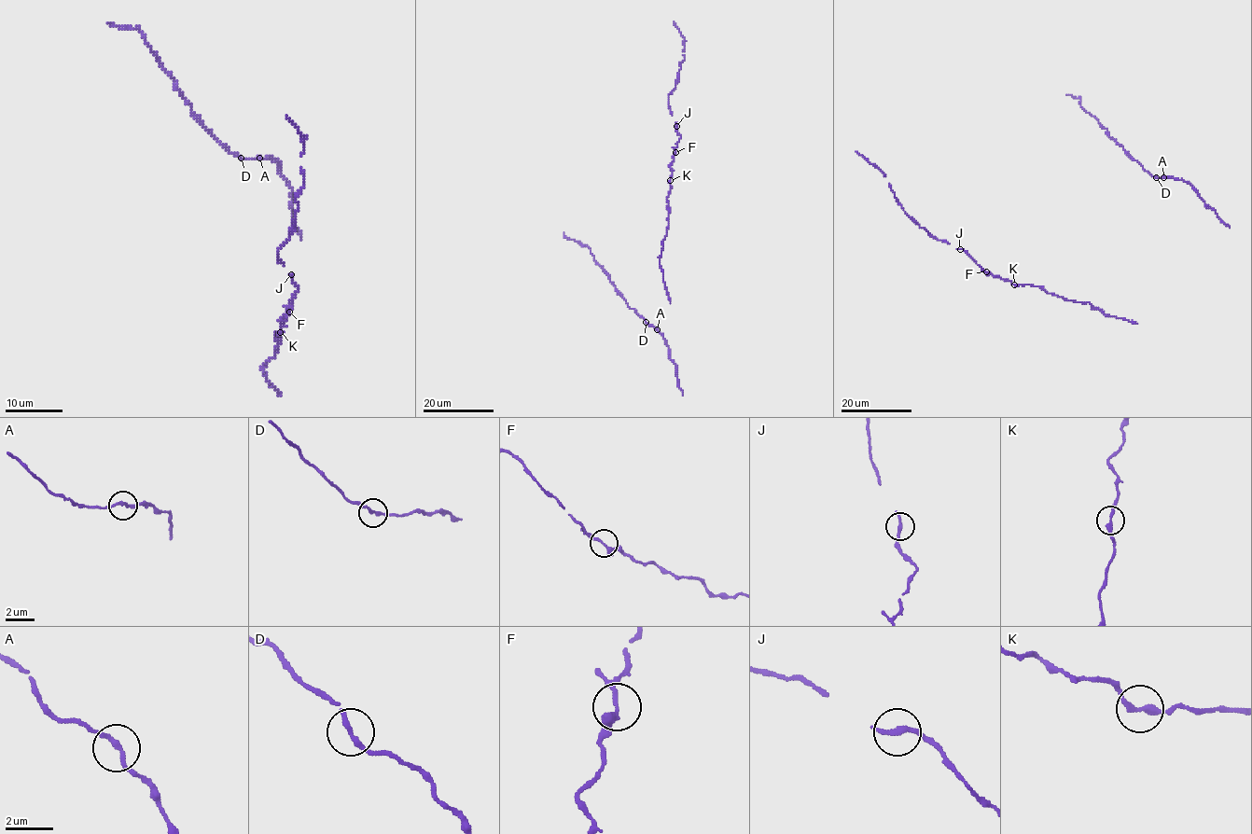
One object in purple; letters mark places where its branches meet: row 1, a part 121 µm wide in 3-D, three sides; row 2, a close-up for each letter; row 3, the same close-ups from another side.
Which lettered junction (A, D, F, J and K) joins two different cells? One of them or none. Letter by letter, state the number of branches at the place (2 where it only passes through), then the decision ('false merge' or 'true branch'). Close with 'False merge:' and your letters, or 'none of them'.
A: 2 branches meet; true branch
D: 2 branches meet; true branch
F: 2 branches meet; true branch
J: 1 branches meet; true branch
K: 2 branches meet; true branch
False merge: none of them

